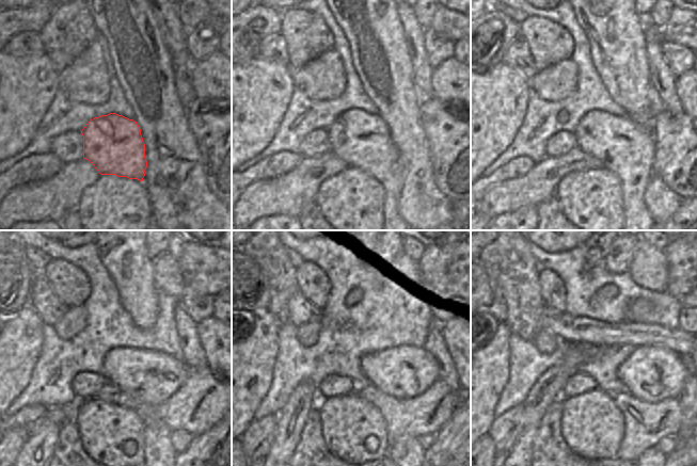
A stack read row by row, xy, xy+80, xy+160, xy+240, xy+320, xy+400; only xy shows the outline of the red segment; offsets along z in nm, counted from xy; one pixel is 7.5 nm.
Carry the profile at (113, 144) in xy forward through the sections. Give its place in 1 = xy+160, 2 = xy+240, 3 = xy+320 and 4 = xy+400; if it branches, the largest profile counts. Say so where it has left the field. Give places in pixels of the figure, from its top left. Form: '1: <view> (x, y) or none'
1: xy+160 (622, 146)
2: xy+240 (152, 376)
3: xy+320 (406, 371)
4: xy+400 (652, 373)

